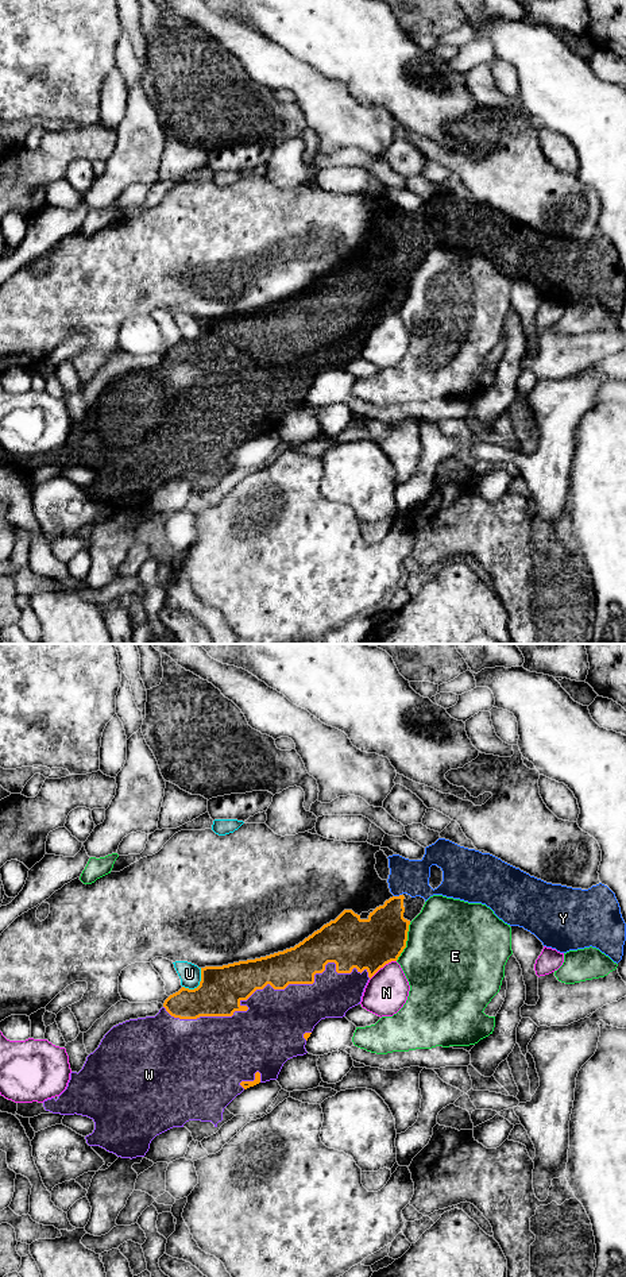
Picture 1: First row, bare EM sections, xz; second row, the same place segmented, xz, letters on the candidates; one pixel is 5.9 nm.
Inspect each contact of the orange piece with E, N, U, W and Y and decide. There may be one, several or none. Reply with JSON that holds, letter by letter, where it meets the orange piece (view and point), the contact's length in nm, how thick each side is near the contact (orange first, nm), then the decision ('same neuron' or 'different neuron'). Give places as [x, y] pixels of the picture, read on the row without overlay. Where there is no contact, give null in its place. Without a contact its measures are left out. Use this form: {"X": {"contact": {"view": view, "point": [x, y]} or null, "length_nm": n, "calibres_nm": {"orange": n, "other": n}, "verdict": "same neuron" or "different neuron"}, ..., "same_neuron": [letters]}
{"E": {"contact": {"view": "xz", "point": [406, 292]}, "length_nm": 240, "calibres_nm": {"orange": 300, "other": 500}, "verdict": "different neuron"}, "N": {"contact": {"view": "xz", "point": [382, 319]}, "length_nm": 200, "calibres_nm": {"orange": 300, "other": 260}, "verdict": "different neuron"}, "U": {"contact": {"view": "xz", "point": [200, 336]}, "length_nm": 170, "calibres_nm": {"orange": 260, "other": 130}, "verdict": "different neuron"}, "W": {"contact": {"view": "xz", "point": [266, 336]}, "length_nm": 1250, "calibres_nm": {"orange": 240, "other": 360}, "verdict": "same neuron"}, "Y": {"contact": {"view": "xz", "point": [397, 249]}, "length_nm": 50, "calibres_nm": {"orange": 280, "other": 200}, "verdict": "same neuron"}, "same_neuron": ["W", "Y"]}

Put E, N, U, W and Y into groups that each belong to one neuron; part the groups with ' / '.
E / N / U / W Y

